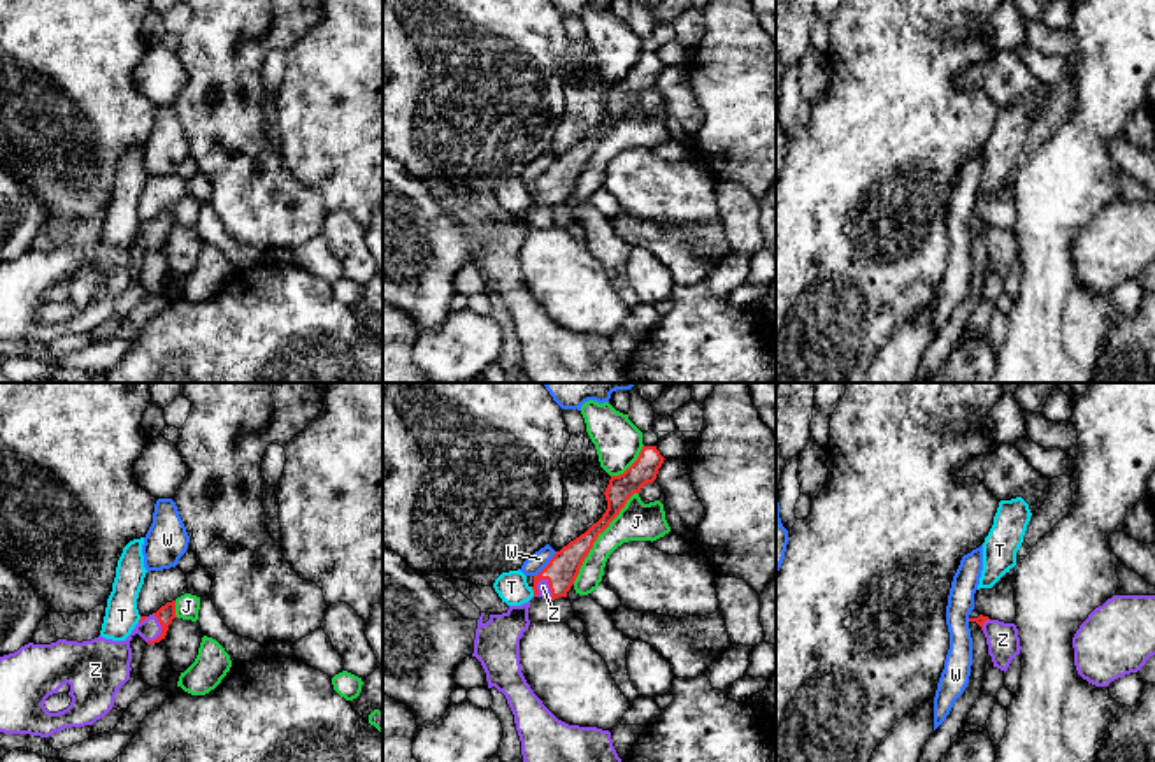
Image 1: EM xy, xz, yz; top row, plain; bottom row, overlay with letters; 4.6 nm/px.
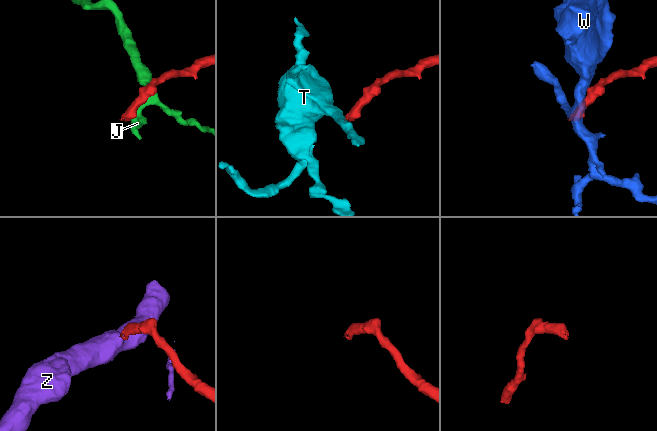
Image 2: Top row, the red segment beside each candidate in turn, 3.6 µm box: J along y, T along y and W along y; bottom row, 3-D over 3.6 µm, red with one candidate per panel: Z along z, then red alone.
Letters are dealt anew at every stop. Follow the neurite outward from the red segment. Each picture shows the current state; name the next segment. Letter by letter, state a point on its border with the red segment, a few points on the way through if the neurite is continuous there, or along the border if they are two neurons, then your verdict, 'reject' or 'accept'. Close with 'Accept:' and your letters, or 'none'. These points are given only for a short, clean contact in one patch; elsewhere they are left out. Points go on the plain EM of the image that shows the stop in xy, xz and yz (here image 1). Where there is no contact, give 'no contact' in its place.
J: contact xz (597, 143); reject
T: contact xz (534, 199); border xz (530, 194), (534, 202); reject
W: contact xz (548, 171); border xz (557, 158), (534, 183); reject
Z: contact xz (550, 194); way xz (564, 174), (550, 194), (543, 194); accept
Accept: Z

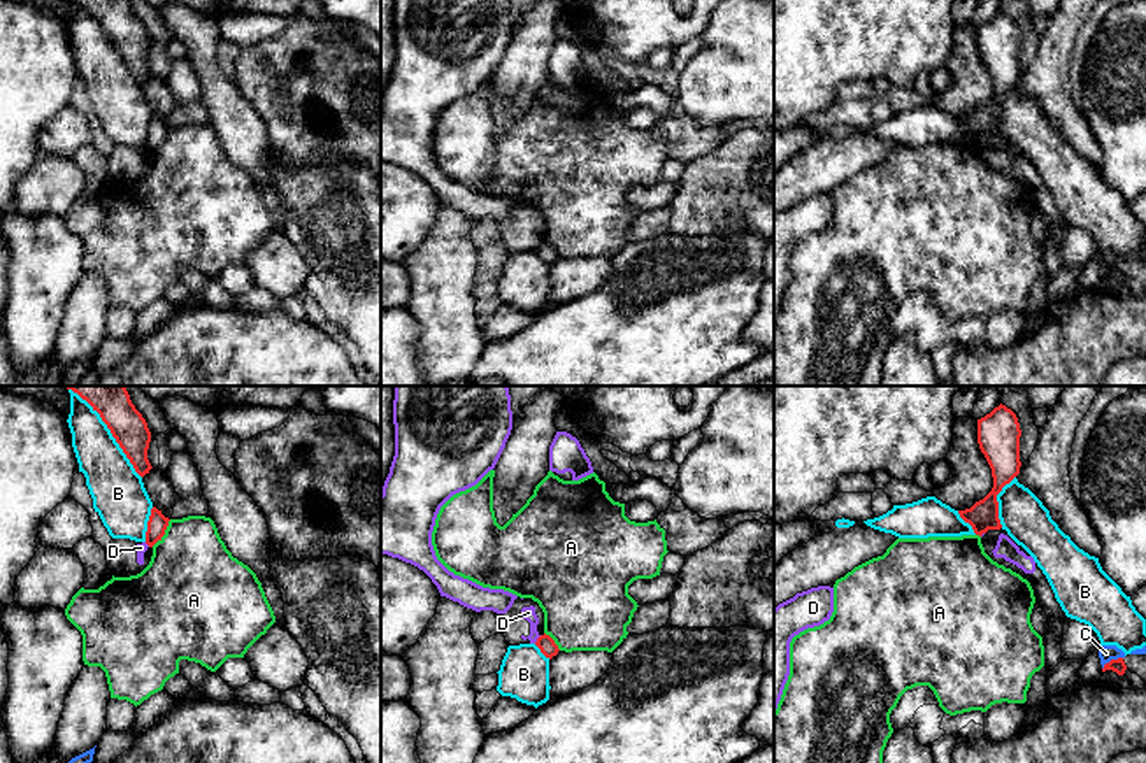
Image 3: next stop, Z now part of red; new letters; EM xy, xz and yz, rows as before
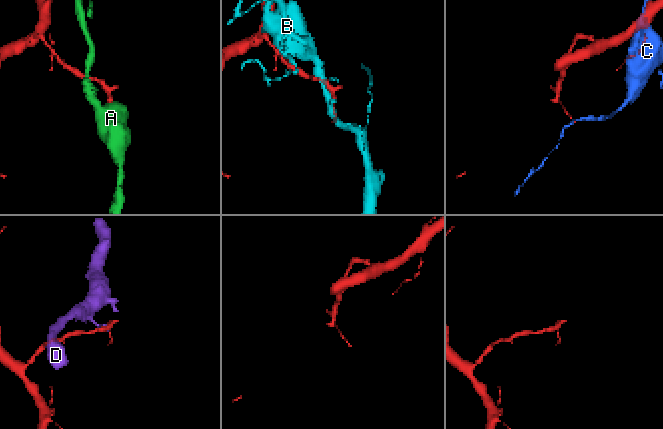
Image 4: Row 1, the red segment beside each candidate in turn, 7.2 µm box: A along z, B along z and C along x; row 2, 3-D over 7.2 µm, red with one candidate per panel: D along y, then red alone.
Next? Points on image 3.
A: contact xy (164, 141); reject
B: contact xy (113, 42); reject
C: contact yz (1111, 267); border yz (1122, 263), (1111, 265), (1103, 276); reject
D: contact xz (537, 246); reject
Accept: none

